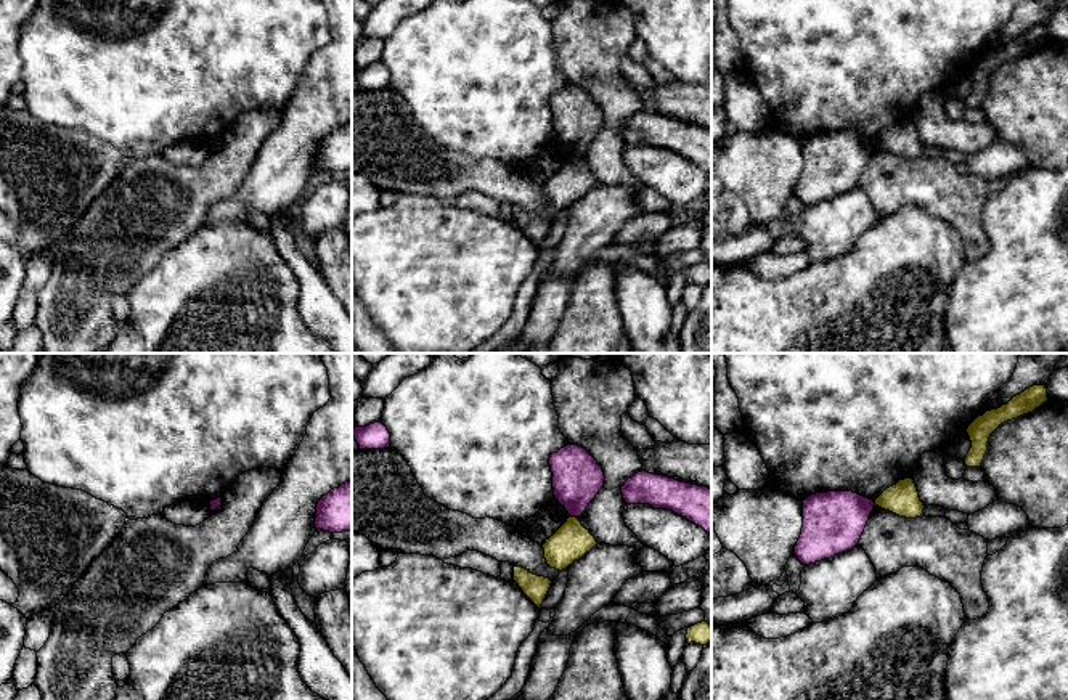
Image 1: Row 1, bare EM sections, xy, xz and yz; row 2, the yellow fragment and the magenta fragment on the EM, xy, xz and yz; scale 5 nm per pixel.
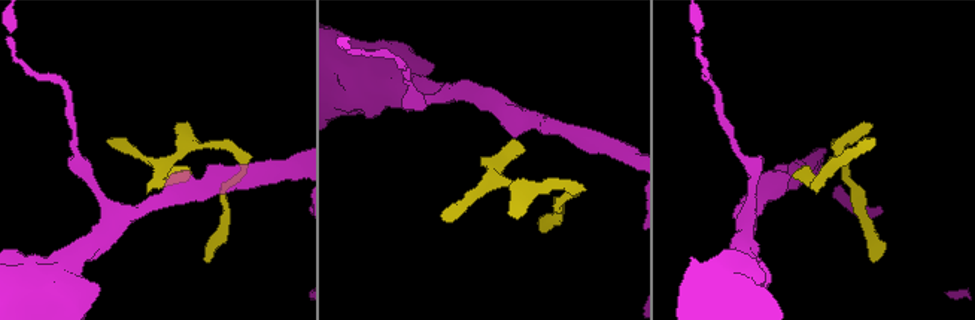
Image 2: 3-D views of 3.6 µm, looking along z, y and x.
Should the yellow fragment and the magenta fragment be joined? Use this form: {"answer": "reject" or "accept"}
{"answer": "reject"}

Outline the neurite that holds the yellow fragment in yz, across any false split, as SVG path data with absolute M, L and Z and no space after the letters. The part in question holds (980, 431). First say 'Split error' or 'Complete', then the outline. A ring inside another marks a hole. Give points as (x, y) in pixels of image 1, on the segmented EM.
Complete. M1033 385L1020 395L1013 397L1007 405L1002 405L997 409L986 411L983 416L978 416L967 429L972 448L967 458L964 459L965 466L981 466L988 451L989 437L1001 424L1033 413L1047 400L1049 398L1046 385Z

